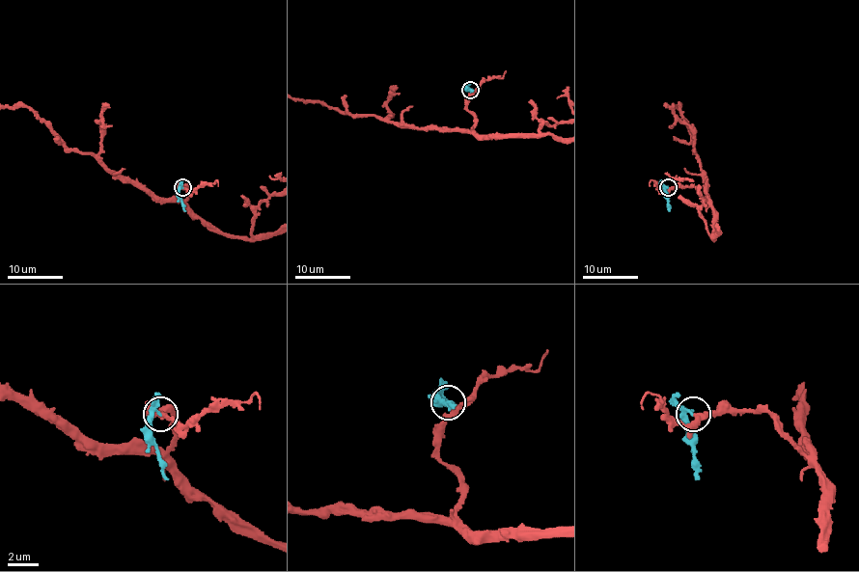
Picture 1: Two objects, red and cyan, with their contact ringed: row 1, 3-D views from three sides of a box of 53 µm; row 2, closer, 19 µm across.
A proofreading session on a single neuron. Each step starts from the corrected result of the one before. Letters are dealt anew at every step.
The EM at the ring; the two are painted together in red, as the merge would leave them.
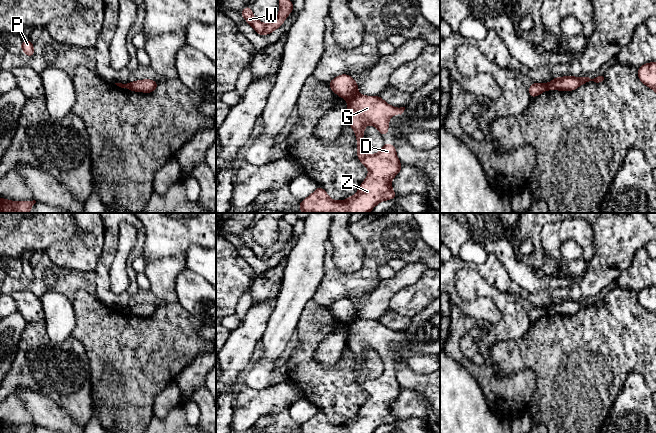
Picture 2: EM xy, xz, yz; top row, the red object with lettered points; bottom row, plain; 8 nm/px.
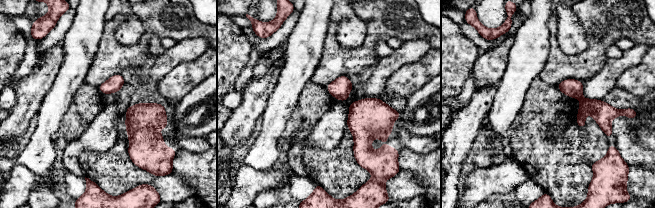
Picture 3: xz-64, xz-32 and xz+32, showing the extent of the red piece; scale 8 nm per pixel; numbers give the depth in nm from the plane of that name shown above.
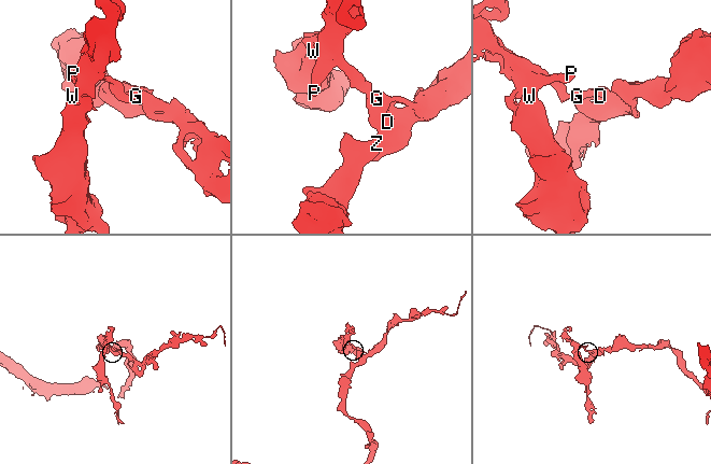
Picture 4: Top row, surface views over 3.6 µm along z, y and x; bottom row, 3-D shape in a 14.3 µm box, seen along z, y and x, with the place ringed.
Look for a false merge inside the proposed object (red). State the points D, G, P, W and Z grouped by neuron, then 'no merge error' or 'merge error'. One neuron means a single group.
D G Z / P W | merge error

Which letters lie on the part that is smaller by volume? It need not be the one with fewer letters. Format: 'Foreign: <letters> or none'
Foreign: P, W

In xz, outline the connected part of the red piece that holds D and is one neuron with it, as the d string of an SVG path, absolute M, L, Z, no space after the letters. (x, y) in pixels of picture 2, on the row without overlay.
M359 318L349 323L347 330L347 346L354 353L357 363L357 381L368 392L369 398L361 407L354 420L348 421L344 425L334 425L321 410L318 410L310 420L298 428L300 433L373 433L379 426L398 421L391 410L392 403L403 391L396 379L396 371L393 368L384 366L380 376L368 379L362 370L364 353L367 348L373 349L380 355L382 360L386 361L389 354L389 342L397 338L401 339L405 331L395 332L386 327L380 320L364 320Z

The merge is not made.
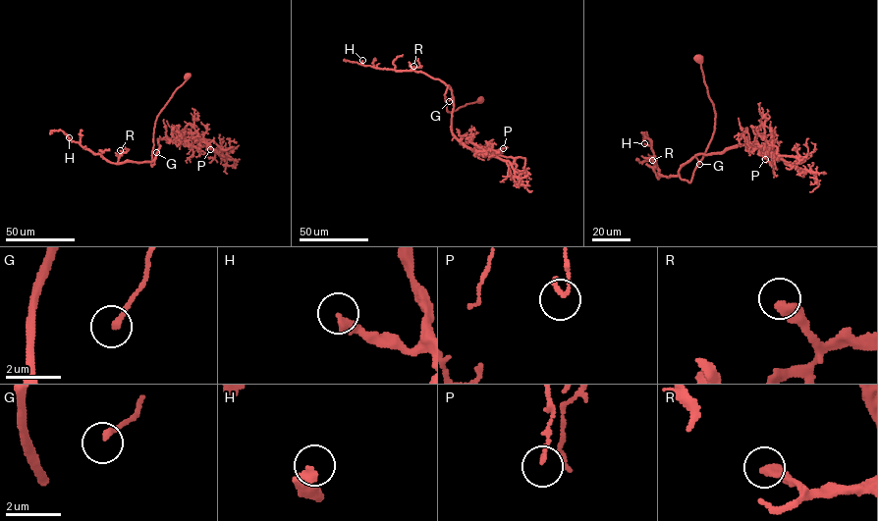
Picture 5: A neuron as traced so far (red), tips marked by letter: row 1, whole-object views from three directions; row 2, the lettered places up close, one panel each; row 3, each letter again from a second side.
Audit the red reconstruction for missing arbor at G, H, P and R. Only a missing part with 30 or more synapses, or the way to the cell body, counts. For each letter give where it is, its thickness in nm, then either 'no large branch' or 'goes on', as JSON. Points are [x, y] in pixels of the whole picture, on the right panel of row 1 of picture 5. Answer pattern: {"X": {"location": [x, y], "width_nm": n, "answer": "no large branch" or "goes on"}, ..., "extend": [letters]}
{"G": {"location": [699, 164], "width_nm": 220, "answer": "no large branch"}, "H": {"location": [644, 143], "width_nm": 360, "answer": "no large branch"}, "P": {"location": [765, 159], "width_nm": 170, "answer": "no large branch"}, "R": {"location": [652, 160], "width_nm": 360, "answer": "no large branch"}, "extend": []}

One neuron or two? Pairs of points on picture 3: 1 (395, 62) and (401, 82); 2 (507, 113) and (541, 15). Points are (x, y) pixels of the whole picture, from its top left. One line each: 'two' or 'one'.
1: two
2: one

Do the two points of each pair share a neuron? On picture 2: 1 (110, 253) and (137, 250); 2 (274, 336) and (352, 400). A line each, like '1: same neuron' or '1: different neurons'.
1: same neuron
2: different neurons

